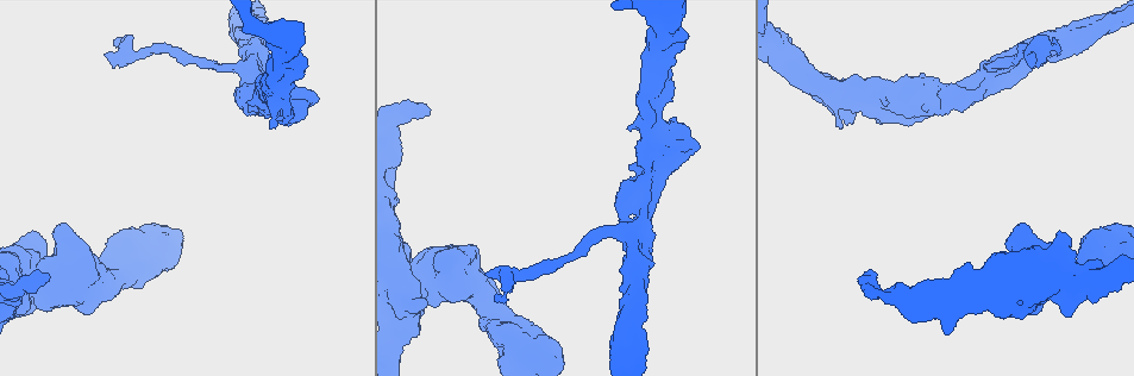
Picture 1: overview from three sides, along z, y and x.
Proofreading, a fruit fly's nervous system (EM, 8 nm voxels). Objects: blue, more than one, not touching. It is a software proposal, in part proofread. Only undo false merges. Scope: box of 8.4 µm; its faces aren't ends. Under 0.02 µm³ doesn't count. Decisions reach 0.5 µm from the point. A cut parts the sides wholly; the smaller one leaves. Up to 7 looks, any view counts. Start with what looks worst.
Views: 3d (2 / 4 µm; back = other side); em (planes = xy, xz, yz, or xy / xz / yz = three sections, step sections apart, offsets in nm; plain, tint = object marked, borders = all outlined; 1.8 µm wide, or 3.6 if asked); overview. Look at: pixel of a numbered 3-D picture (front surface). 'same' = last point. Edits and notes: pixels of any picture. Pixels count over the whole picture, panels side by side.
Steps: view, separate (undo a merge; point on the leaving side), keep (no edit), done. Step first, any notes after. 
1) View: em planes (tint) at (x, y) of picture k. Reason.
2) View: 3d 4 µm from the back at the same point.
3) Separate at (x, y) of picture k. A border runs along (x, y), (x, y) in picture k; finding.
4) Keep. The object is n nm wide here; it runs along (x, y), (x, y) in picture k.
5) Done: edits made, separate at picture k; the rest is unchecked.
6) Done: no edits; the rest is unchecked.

View: 3d 2 µm at (128, 54) of picture 1.

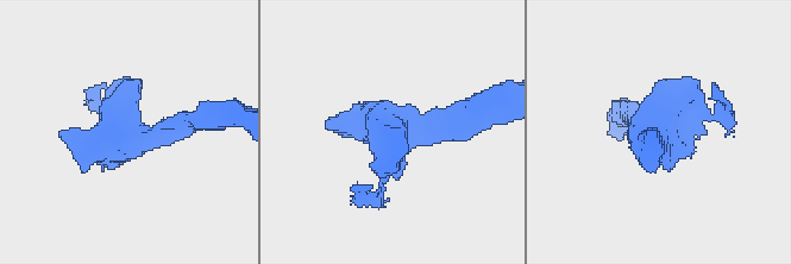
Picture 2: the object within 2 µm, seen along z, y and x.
View: em planes (tint) at (122, 133) of picture 2. Shape alone is not enough.

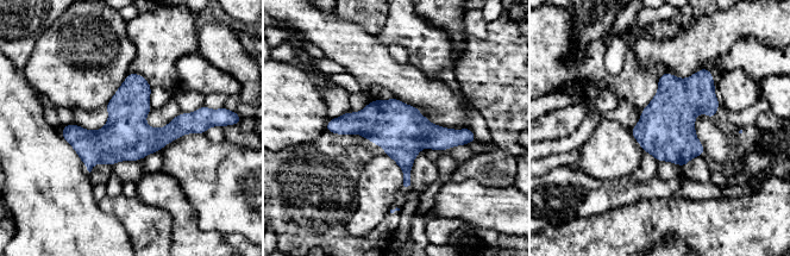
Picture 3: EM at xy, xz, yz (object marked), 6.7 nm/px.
Keep. Continuous, no second cell.

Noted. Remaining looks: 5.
View: 3d 4 µm at (646, 193) of picture 1. Branch point.

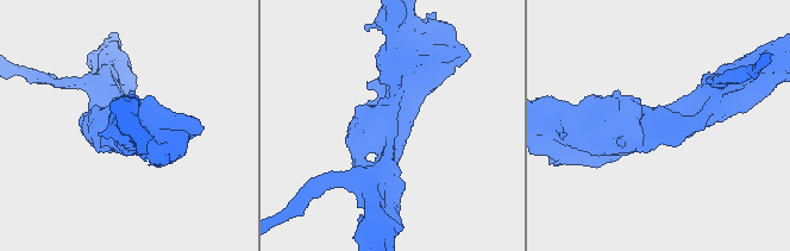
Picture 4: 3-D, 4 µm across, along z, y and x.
View: em planes (tint) at (389, 123) of picture 4. Now the EM.

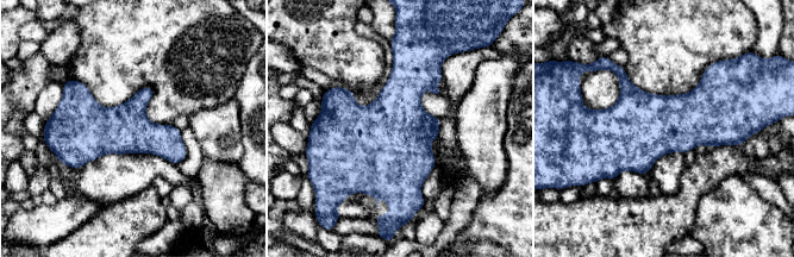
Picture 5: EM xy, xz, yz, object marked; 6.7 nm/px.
Keep. The object is 340 nm wide here; all the same cell.

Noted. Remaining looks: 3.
View: 3d 2 µm from the back at (128, 271) of picture 1. Thick turns thin.

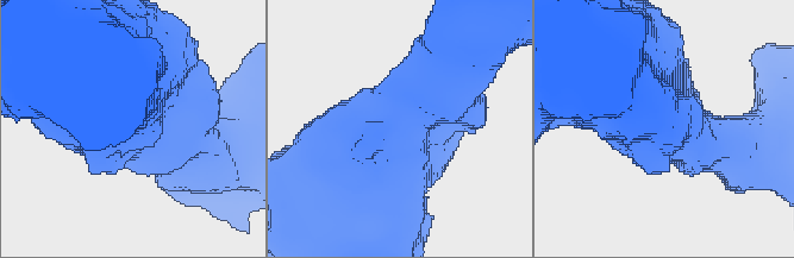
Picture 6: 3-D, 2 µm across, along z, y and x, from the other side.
View: em planes (tint) at (402, 117) of picture 6. Shape alone is not enough.

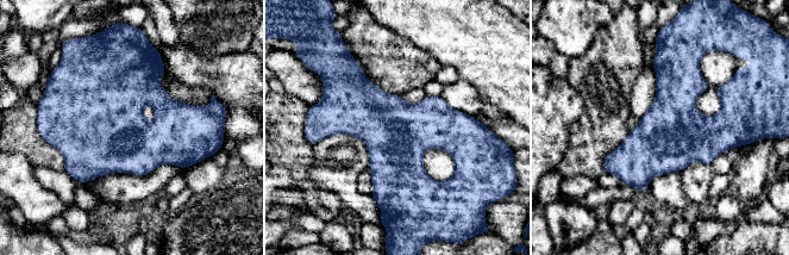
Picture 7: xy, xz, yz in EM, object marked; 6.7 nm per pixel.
Keep. All the same cell.

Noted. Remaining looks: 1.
Done: no edits; the rest is unchecked.

